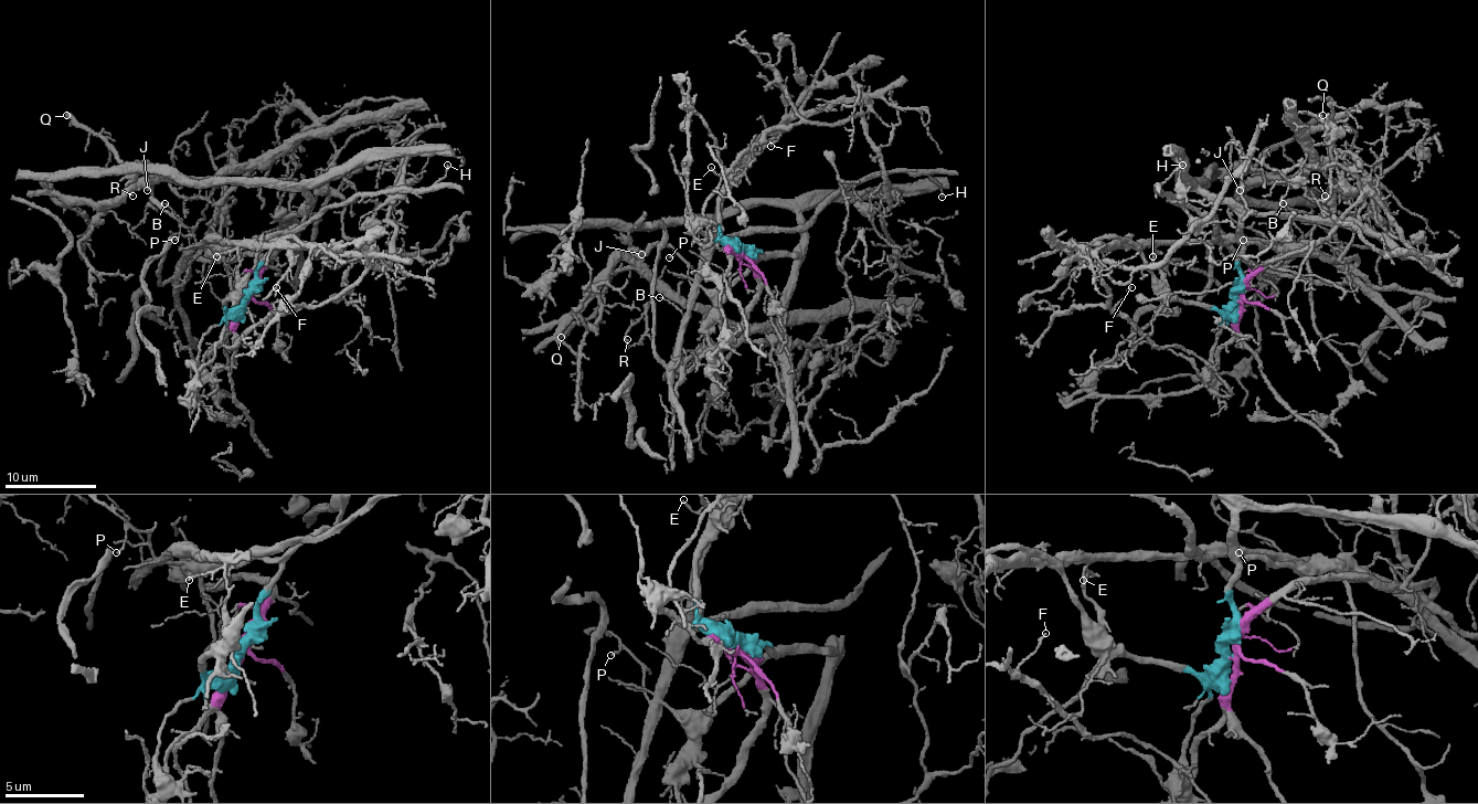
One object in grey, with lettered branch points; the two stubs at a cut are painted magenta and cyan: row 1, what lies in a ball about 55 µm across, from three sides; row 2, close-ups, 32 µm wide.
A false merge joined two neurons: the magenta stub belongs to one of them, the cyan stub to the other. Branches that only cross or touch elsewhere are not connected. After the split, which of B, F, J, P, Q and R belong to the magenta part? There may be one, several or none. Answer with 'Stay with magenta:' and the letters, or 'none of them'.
Stay with magenta: B, P

